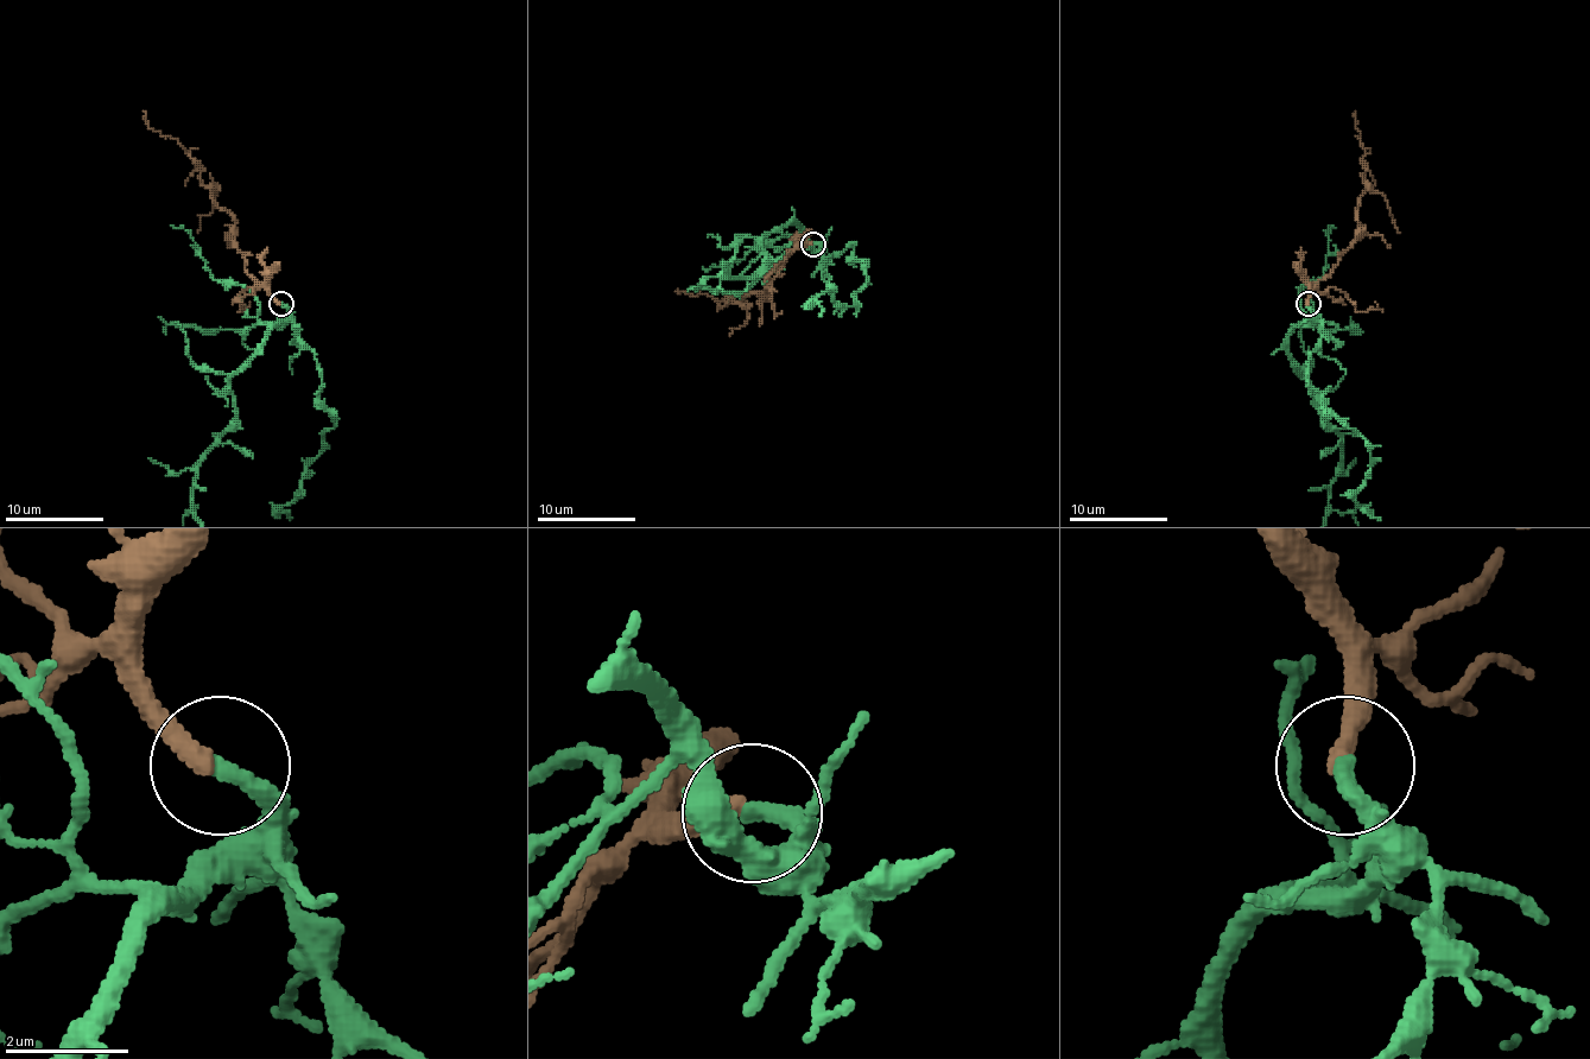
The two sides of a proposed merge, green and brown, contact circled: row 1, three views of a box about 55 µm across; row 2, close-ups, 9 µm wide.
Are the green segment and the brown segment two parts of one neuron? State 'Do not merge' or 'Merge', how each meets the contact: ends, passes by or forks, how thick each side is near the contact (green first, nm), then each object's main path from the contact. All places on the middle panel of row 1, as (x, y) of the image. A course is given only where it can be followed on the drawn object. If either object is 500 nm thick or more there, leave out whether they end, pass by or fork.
Merge. At the ring green ends. At the ring brown ends. Thickness 320 nm (green) against 340 nm. Course of brown: (811, 245), (802, 245), (779, 266), (767, 293), (717, 302), (708, 293), (676, 291)

